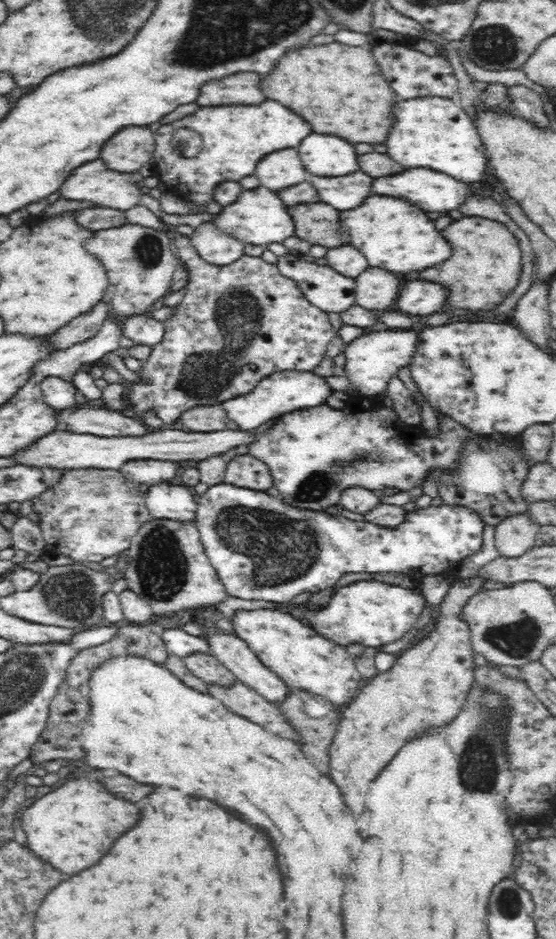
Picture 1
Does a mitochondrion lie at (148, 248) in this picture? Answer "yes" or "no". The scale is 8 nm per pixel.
yes

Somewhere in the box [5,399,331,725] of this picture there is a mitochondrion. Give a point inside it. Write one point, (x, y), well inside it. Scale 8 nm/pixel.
(279, 550)

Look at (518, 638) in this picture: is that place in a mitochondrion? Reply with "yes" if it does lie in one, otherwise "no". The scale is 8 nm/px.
yes

